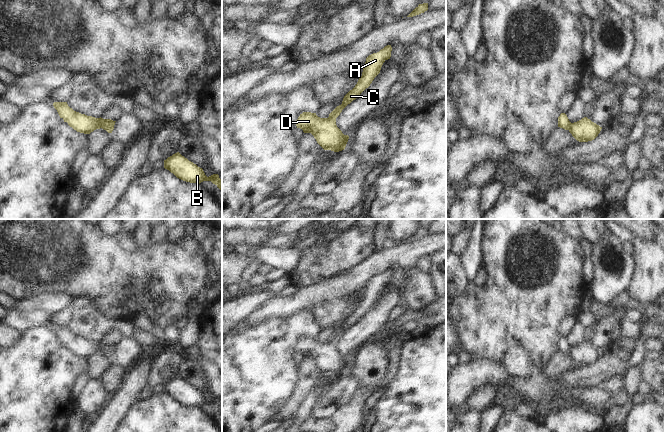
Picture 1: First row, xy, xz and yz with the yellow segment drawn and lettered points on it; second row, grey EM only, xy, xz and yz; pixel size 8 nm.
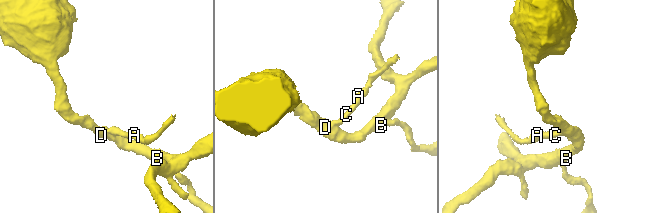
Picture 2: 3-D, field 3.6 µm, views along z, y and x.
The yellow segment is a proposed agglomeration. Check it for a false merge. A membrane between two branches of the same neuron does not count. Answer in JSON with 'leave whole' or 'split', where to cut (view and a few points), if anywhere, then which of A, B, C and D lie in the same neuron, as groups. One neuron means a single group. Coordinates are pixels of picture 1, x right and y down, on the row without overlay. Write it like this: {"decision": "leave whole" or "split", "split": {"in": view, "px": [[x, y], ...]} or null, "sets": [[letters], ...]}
{"decision": "split", "split": {"in": "xy", "px": [[98, 342], [98, 347], [111, 355]]}, "sets": [["A", "C"], ["B", "D"]]}

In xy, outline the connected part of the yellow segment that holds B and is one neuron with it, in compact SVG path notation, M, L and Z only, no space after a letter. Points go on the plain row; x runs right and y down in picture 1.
M179 376L164 384L164 392L183 405L198 408L203 405L211 405L222 414L222 404L219 402L218 398L207 401L202 392L189 385Z

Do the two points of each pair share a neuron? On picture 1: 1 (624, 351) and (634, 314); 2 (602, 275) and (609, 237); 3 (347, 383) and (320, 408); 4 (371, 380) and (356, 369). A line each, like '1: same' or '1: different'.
1: different
2: same
3: same
4: same

